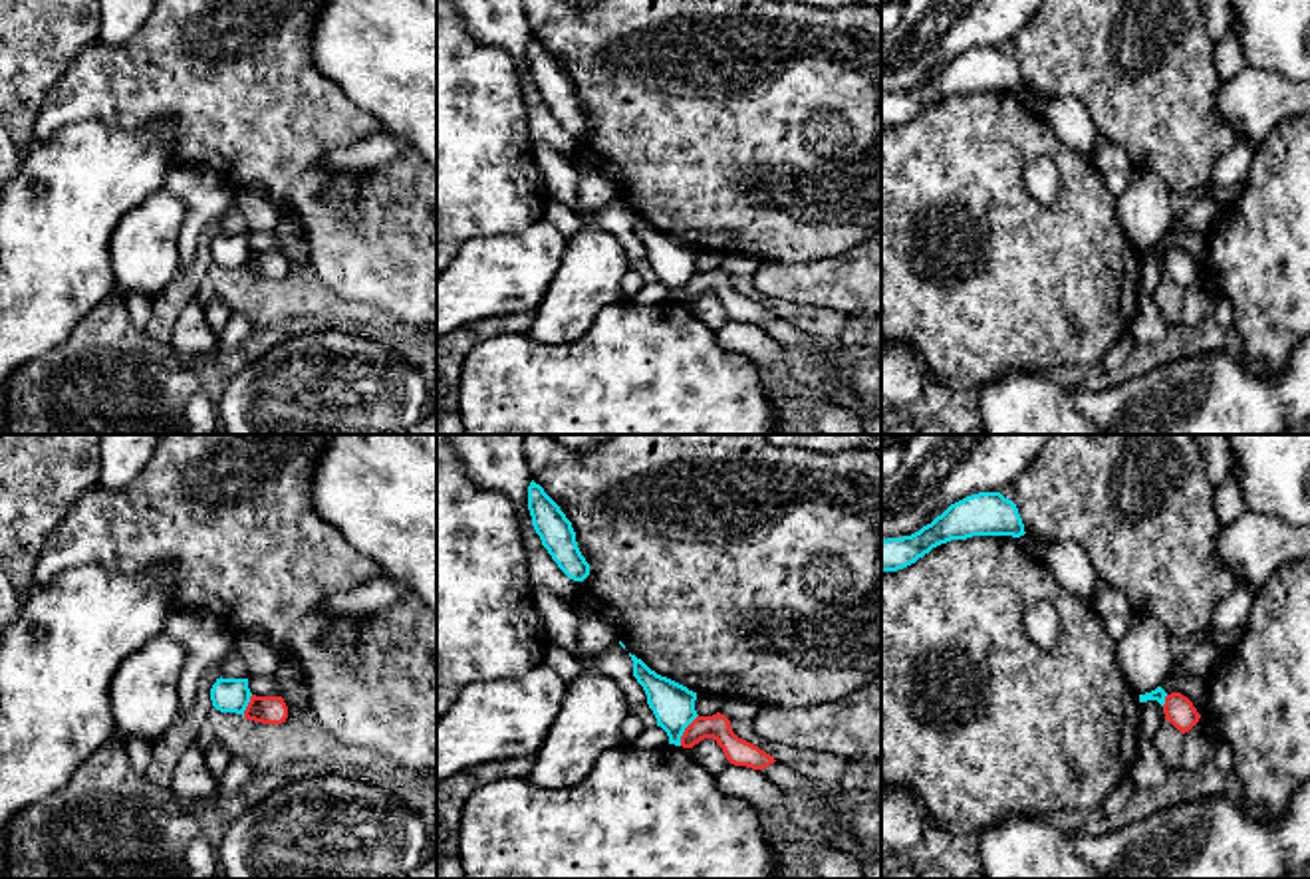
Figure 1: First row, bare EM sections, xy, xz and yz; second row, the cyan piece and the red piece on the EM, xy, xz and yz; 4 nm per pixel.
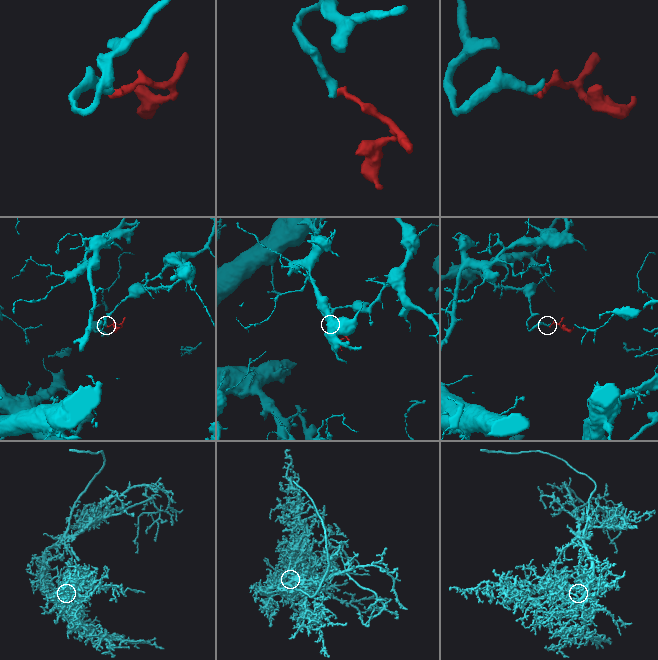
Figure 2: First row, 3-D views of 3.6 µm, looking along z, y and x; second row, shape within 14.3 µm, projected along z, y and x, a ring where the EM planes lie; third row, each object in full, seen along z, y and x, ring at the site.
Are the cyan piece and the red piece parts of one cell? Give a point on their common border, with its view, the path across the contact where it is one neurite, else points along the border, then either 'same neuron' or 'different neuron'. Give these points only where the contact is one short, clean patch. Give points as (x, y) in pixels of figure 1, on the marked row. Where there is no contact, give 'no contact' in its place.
xz (683, 731) | along xz (697, 715), (685, 729), (679, 745) | different neuron

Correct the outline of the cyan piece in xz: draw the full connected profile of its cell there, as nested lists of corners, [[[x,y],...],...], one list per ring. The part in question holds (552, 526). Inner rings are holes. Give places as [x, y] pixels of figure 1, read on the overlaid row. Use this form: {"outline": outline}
{"outline": [[[534,480],[528,486],[528,510],[532,526],[558,567],[574,581],[590,575],[590,564],[582,556],[572,522],[560,506]]]}

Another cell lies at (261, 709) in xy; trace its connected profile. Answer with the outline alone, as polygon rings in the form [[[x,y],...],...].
[[[250,696],[244,718],[262,724],[282,724],[288,718],[288,706],[282,696]]]

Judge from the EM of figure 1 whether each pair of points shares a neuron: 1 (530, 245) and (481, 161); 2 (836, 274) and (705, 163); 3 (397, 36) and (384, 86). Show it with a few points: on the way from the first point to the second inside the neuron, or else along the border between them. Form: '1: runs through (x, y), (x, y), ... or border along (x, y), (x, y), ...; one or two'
1: border along (538, 219), (513, 233), (477, 239); two
2: border along (860, 243), (844, 252), (812, 260), (773, 262); two
3: runs through (397, 48), (395, 74); one

